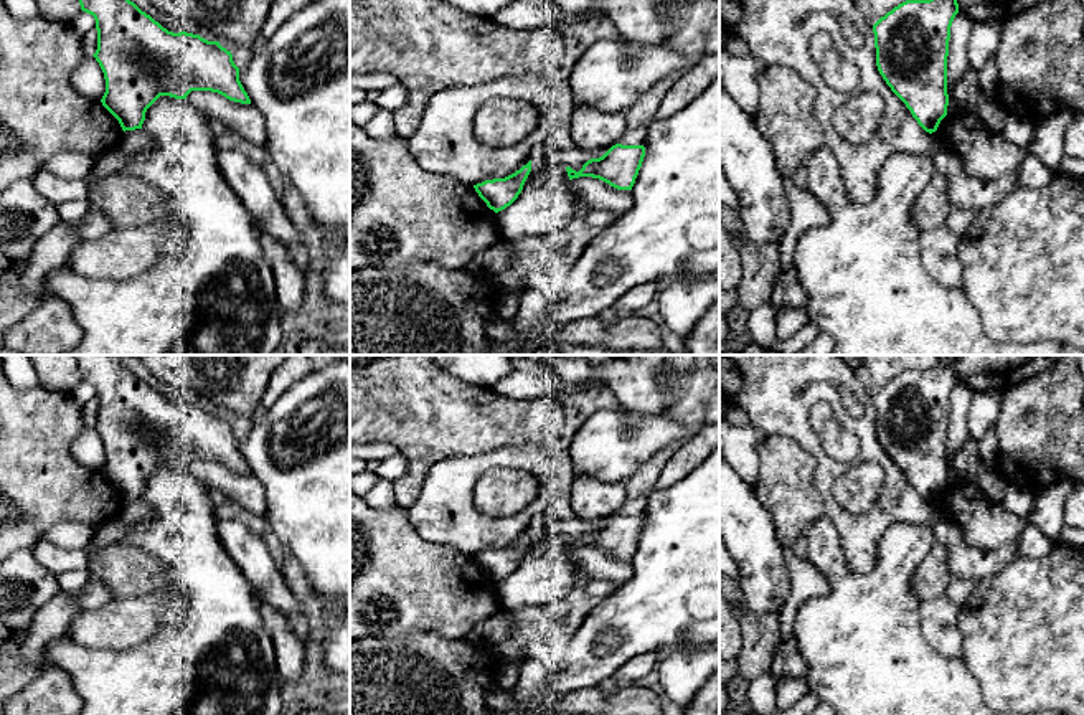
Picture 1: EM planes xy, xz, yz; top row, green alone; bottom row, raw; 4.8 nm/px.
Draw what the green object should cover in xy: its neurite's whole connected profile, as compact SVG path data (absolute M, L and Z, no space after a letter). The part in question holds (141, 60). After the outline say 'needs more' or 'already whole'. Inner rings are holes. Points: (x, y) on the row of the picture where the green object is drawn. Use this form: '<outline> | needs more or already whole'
M79 0L79 5L96 20L97 50L92 56L106 79L101 102L124 132L142 129L147 109L160 96L186 99L191 91L211 91L229 101L251 104L239 81L239 68L219 41L186 31L168 31L130 0Z | already whole

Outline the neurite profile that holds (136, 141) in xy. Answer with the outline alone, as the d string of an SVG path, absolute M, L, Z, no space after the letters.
M144 129L125 130L122 134L120 150L132 155L152 147L152 139Z

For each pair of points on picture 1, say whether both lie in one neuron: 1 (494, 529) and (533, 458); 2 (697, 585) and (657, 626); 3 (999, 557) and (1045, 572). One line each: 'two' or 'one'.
1: one
2: one
3: two

